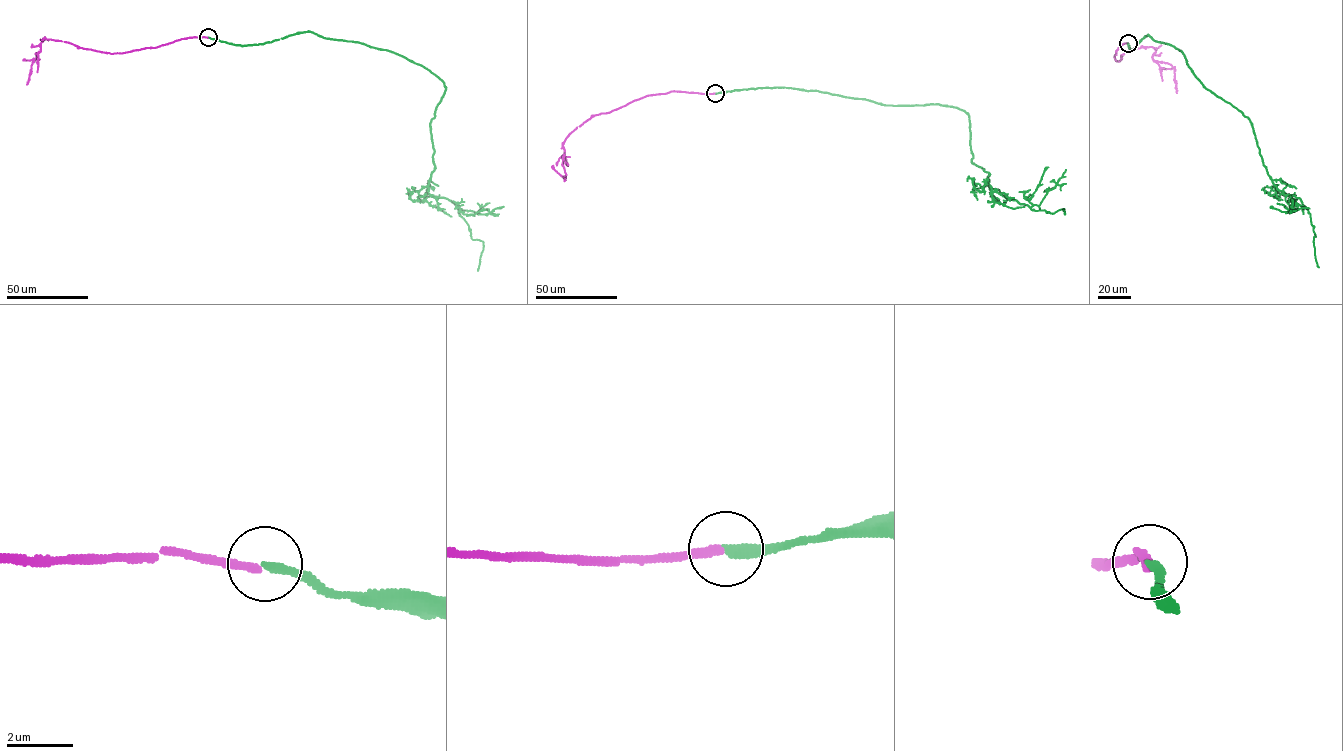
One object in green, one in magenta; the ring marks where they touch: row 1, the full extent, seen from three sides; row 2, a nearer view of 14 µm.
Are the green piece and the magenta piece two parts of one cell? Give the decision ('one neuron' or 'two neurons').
two neurons

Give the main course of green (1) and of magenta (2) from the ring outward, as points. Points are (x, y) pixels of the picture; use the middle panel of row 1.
1: (714, 93), (786, 87), (958, 108), (968, 115), (972, 162), (988, 172), (991, 190), (1065, 214)
2: (714, 93), (671, 91), (646, 95), (609, 112), (593, 115), (574, 130), (562, 145), (564, 181)

